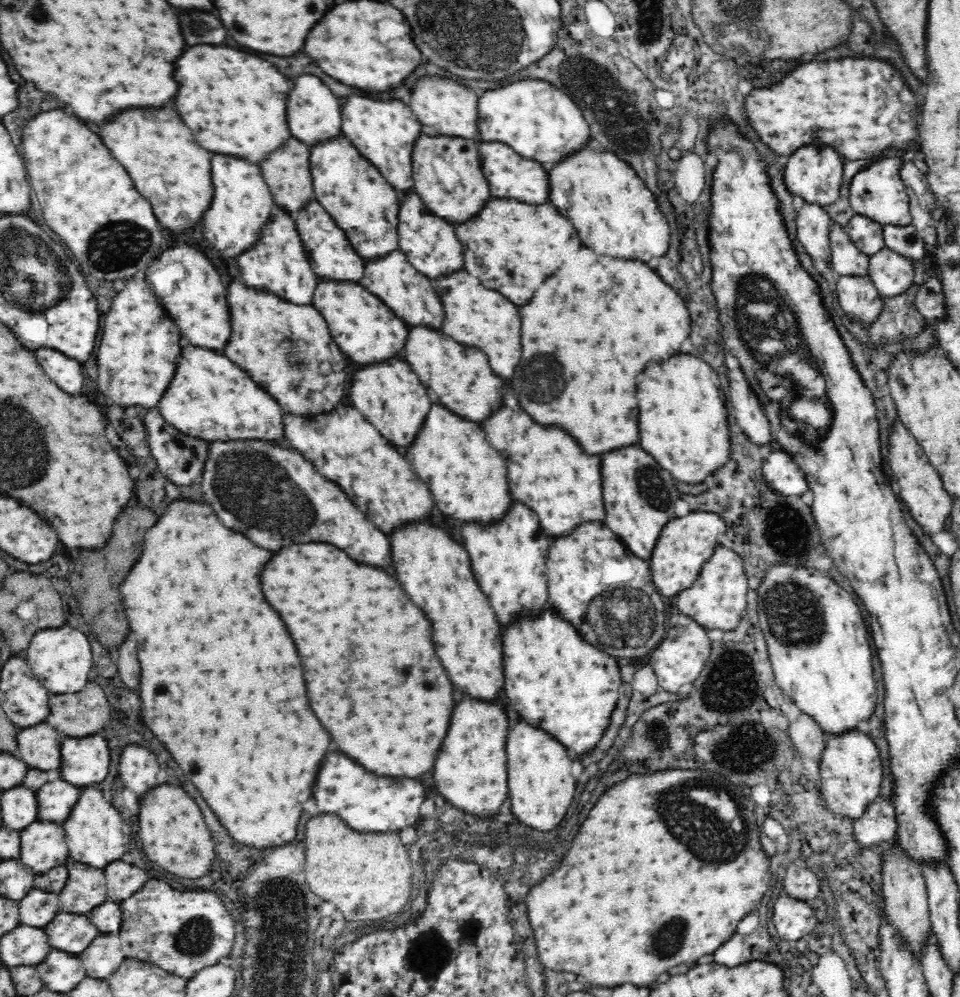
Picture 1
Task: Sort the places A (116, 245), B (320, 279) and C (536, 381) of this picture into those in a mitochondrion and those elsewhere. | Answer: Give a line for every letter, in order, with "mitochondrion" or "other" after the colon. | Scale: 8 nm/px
A: mitochondrion
B: other
C: mitochondrion

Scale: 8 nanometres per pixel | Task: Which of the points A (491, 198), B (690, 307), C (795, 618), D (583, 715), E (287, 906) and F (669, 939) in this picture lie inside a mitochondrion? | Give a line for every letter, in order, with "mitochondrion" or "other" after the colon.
A: other
B: other
C: mitochondrion
D: other
E: mitochondrion
F: mitochondrion

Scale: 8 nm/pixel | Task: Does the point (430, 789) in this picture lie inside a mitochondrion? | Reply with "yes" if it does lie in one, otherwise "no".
no

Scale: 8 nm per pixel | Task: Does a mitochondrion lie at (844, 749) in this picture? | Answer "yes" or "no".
no

